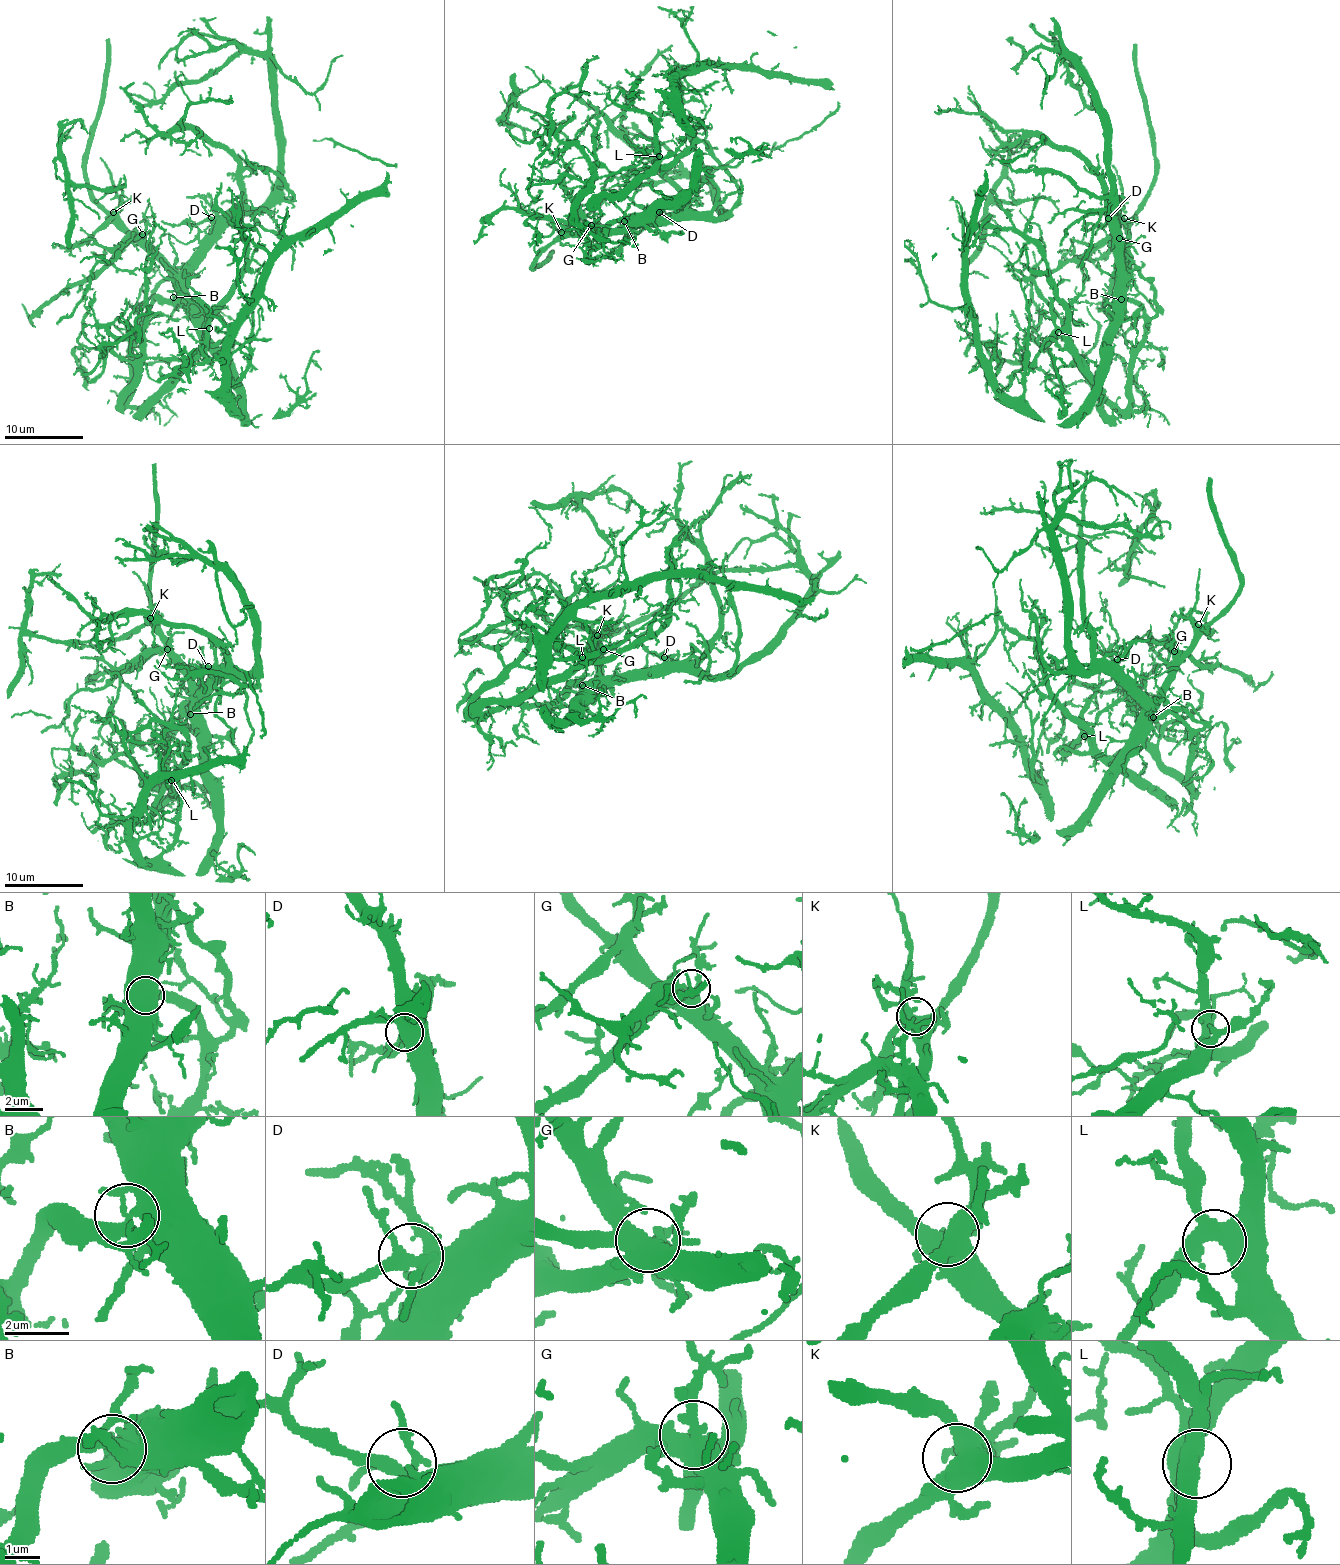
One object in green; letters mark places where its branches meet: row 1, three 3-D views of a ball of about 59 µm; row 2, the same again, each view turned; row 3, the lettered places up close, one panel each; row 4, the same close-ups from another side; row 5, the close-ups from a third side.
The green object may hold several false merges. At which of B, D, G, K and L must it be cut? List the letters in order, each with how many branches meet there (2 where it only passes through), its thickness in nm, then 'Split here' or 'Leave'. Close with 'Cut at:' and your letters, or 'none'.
B: Branches: 4. Thickness 440 nm. Split here
D: Branches: 4. Thickness 360 nm. Leave
G: Branches: 4. Thickness 550 nm. Leave
K: Branches: 3. Thickness 600 nm. Leave
L: Branches: 4. Thickness 480 nm. Leave
Cut at: B

